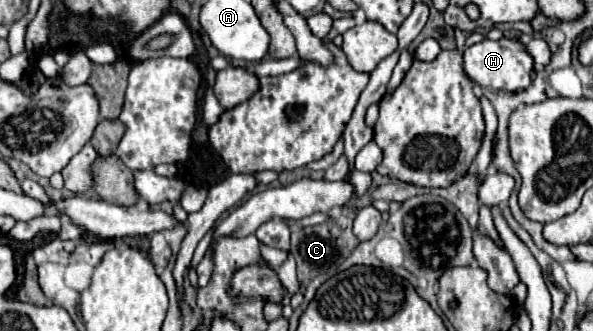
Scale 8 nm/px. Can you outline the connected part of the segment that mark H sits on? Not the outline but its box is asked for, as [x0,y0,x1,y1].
[464,38,534,92]

